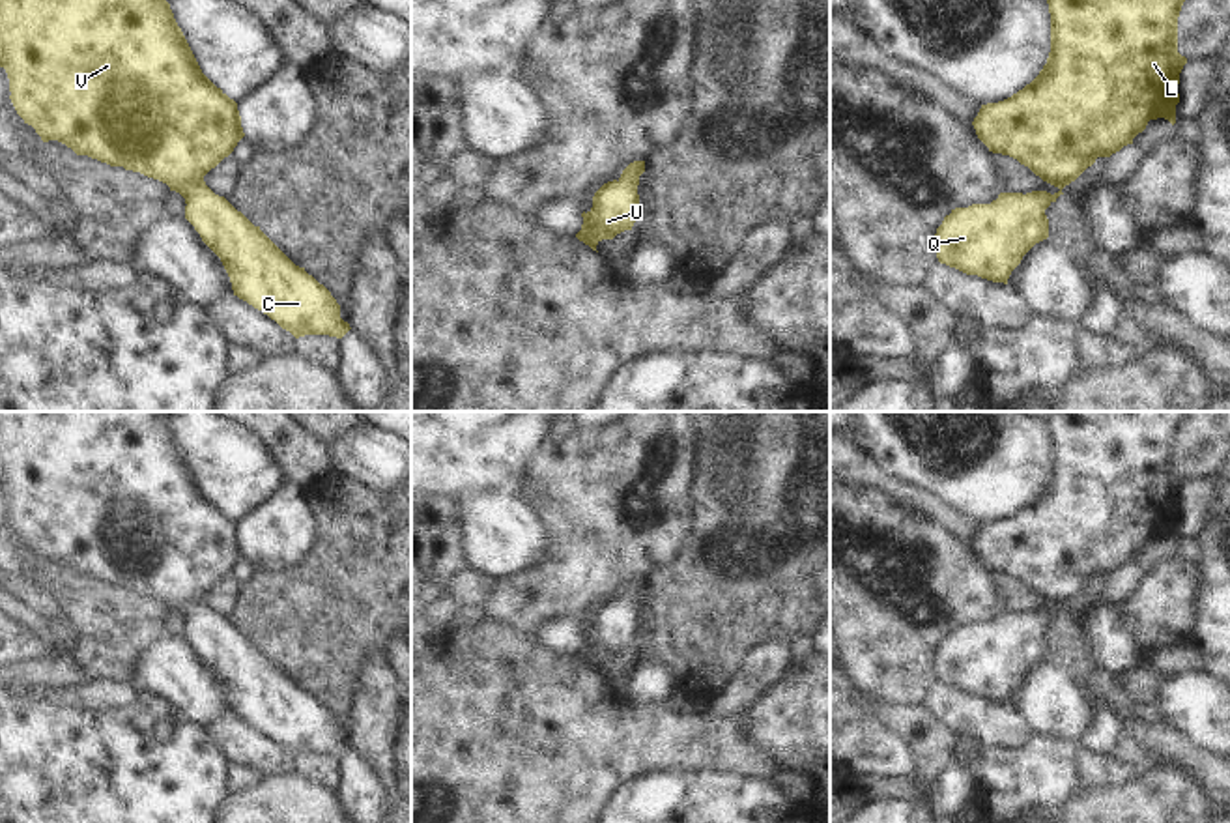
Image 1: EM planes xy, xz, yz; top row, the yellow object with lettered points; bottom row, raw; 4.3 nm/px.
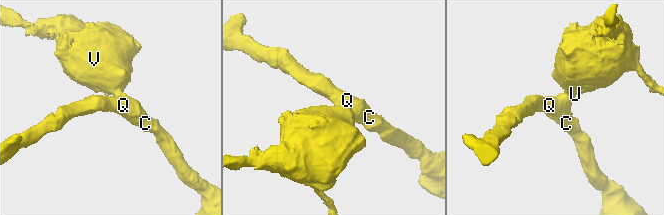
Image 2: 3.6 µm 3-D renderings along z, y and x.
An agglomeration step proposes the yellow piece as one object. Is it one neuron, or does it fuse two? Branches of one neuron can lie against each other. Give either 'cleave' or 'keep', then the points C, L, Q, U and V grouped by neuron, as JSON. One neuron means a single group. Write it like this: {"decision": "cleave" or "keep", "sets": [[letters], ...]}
{"decision": "keep", "sets": [["C", "L", "Q", "U", "V"]]}

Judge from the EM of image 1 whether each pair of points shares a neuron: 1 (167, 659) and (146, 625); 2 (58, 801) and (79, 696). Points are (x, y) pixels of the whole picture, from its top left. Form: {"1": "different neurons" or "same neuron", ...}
{"1": "different neurons", "2": "different neurons"}

